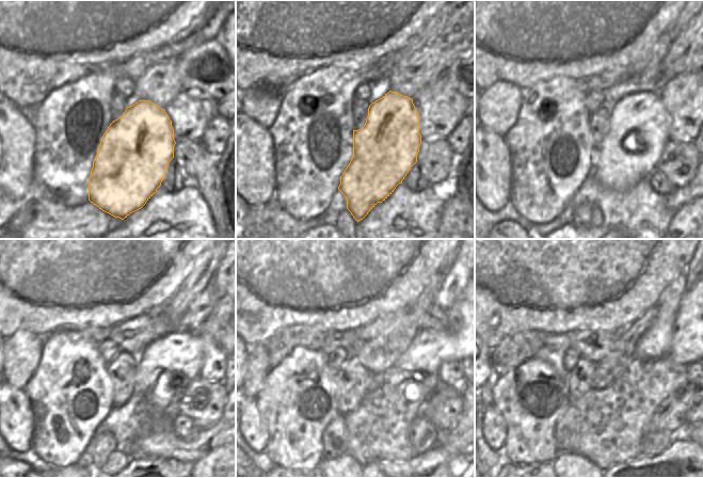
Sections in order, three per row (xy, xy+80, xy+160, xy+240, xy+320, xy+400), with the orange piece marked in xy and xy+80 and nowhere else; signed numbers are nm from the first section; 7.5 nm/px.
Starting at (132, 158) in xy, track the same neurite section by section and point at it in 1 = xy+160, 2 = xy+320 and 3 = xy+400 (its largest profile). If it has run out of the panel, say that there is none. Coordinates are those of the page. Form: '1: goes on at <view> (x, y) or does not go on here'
1: goes on at xy+160 (641, 115)
2: goes on at xy+320 (430, 349)
3: goes on at xy+400 (691, 340)

